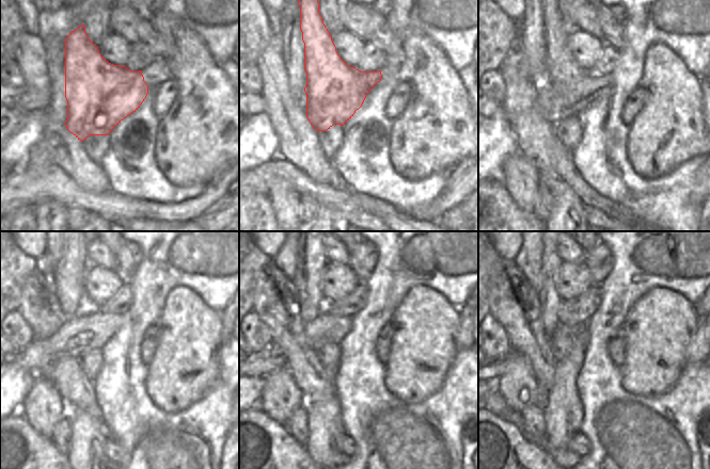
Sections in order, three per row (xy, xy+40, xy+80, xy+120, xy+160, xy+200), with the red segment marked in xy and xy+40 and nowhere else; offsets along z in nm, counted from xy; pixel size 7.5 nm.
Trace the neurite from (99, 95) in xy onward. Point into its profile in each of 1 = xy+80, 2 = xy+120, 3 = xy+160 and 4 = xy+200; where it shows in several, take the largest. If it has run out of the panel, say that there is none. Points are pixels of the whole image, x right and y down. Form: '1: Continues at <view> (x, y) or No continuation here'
1: Continues at xy+80 (562, 69)
2: Continues at xy+120 (76, 260)
3: Continues at xy+160 (315, 260)
4: Continues at xy+200 (551, 260)

